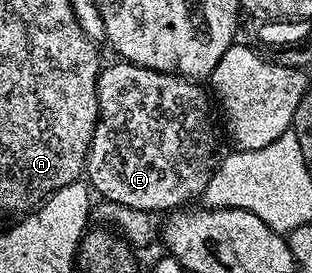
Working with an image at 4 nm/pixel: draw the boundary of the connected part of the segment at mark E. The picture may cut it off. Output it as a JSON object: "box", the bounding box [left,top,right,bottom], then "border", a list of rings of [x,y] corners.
{"box":[85,61,217,213],"border":[[[115,61],[112,67],[104,66],[100,70],[97,85],[99,116],[85,168],[86,182],[100,200],[137,210],[170,213],[204,194],[216,169],[217,156],[215,127],[211,124],[212,100],[208,92],[199,87],[202,86],[198,82],[184,79],[182,75],[170,75],[126,61]]]}

